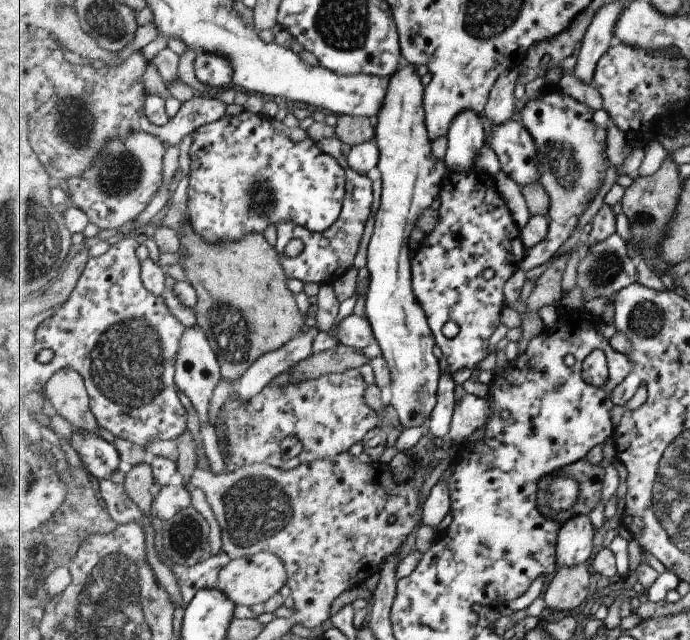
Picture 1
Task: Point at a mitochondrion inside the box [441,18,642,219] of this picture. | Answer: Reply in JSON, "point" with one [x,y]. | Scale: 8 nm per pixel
{"point":[567,166]}

